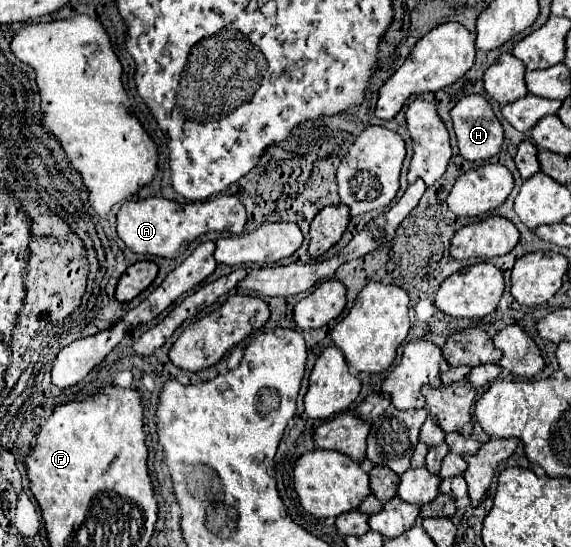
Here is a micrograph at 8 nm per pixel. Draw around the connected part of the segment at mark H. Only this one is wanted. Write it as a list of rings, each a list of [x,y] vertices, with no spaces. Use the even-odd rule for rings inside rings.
[[[462,97],[452,109],[452,121],[458,149],[464,159],[484,163],[500,151],[504,131],[484,97]]]

